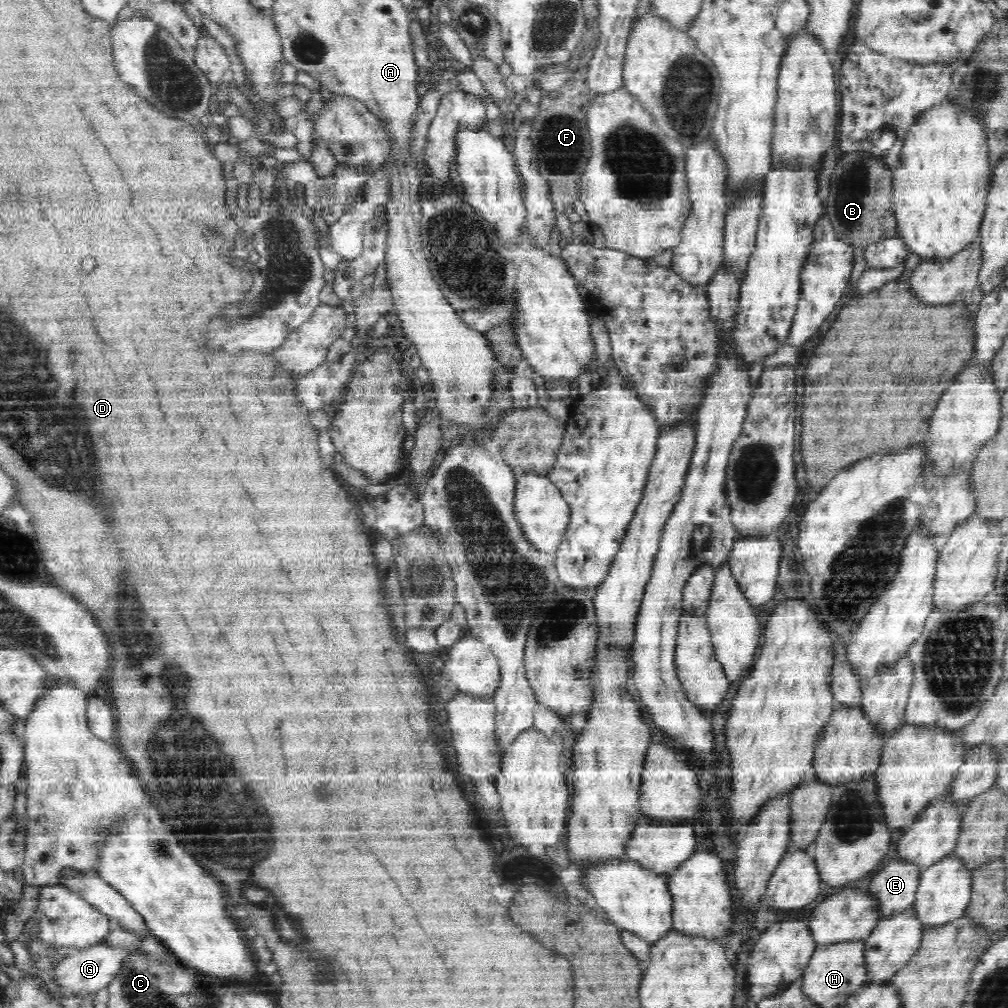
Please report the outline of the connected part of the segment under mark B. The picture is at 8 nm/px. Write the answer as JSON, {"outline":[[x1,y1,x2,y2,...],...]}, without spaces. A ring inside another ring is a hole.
{"outline":[[862,150,846,152,838,160,838,166,836,166,834,174,830,176,829,192,830,196,826,198,826,216,830,219,836,236,852,248,864,248,866,250,867,246,878,241,878,238,883,239,894,234,894,226,890,226,890,222,892,222,890,214,892,212,886,206,888,202,890,204,893,202,893,171,887,167,880,156,870,154,870,152,862,152]]}

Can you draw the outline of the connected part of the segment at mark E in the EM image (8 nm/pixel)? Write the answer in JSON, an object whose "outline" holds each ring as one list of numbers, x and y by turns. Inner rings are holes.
{"outline":[[901,856,886,860,882,869,876,872,869,884,869,890,880,902,883,916,900,913,906,908,913,907,922,871,922,866]]}

